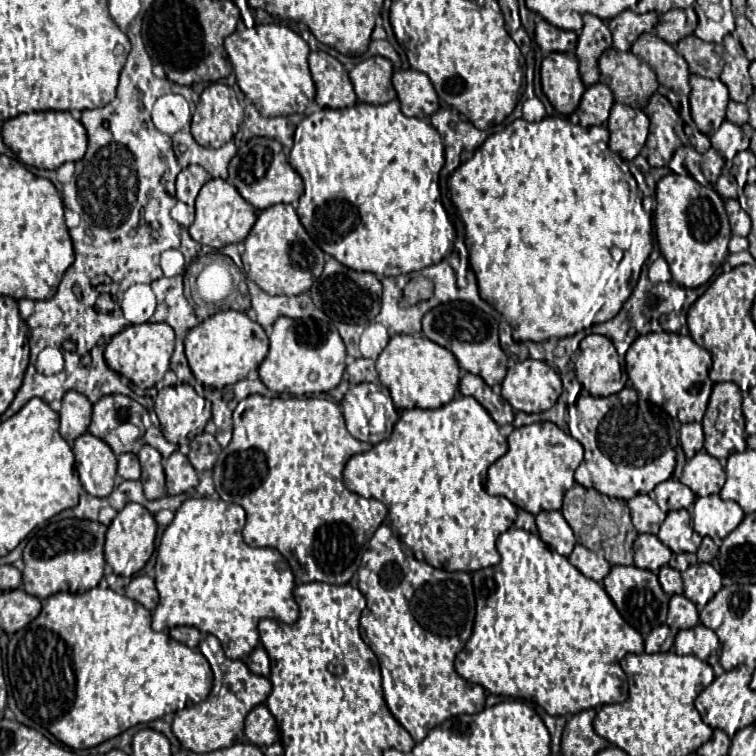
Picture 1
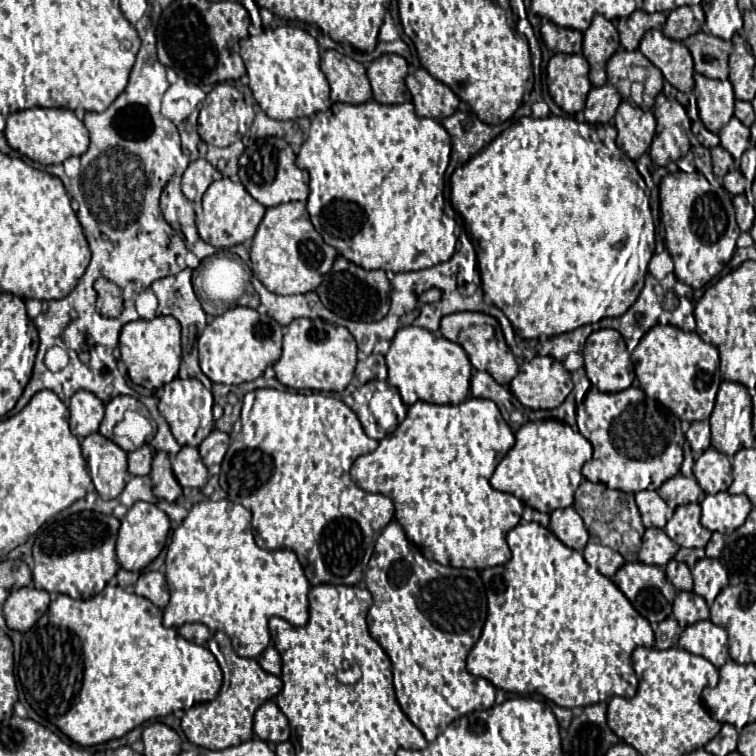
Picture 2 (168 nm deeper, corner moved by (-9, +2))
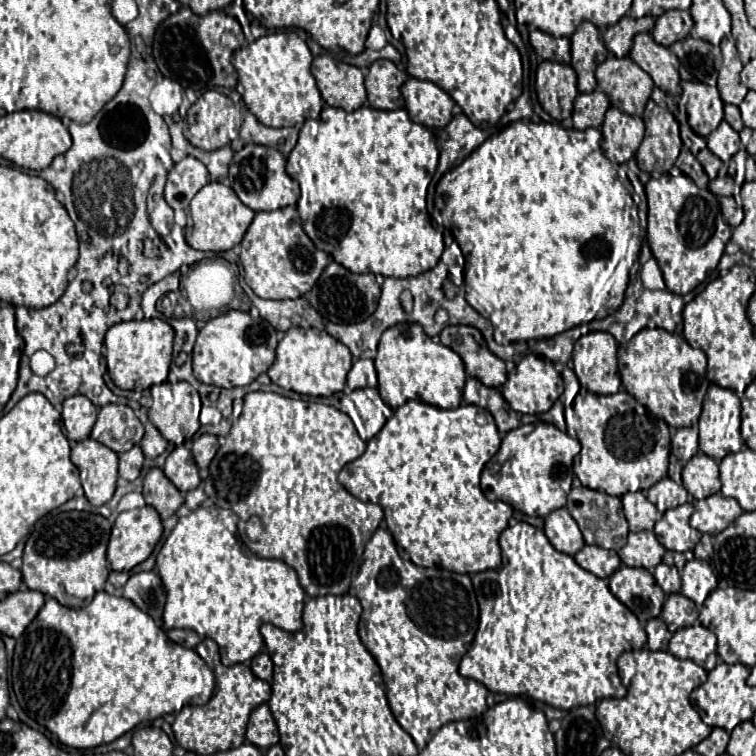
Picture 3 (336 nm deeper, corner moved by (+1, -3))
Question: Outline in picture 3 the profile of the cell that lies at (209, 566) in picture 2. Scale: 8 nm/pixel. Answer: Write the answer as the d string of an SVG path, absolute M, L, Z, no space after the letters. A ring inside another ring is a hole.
M197 507L191 515L181 517L171 535L165 539L161 551L157 553L157 569L167 591L167 603L163 611L163 629L183 627L193 629L201 637L211 637L219 645L221 663L237 665L253 659L261 647L263 637L259 627L271 623L283 631L301 631L303 621L303 601L305 591L299 585L295 571L281 559L263 559L251 553L237 537L237 515L229 509L217 507Z

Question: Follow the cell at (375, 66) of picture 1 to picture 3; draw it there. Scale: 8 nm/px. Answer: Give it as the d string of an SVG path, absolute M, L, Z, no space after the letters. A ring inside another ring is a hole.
M387 59L375 61L365 75L369 105L373 109L401 109L405 101L399 89L405 81L407 81L407 75L399 71L393 61L387 61Z

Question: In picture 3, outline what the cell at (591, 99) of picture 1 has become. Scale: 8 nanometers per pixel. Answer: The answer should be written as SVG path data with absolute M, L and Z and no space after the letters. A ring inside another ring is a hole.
M595 89L593 93L579 93L573 107L573 127L575 129L601 127L607 109L609 99L603 91Z

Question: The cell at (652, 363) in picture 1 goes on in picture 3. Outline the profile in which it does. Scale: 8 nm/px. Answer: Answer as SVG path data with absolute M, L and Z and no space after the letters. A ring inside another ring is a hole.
M665 329L639 331L619 355L619 373L623 373L621 383L625 385L627 393L631 393L655 417L665 419L670 427L697 425L701 403L709 388L705 369L705 353L701 349L693 349L683 337Z

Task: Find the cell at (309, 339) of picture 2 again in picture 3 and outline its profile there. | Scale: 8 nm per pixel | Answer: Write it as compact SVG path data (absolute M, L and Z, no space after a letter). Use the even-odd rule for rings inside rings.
M291 327L285 337L277 345L277 359L269 367L267 375L271 381L287 391L295 391L299 395L309 397L329 397L337 391L343 391L347 371L351 369L351 353L349 349L331 337L323 329L303 329L303 327Z

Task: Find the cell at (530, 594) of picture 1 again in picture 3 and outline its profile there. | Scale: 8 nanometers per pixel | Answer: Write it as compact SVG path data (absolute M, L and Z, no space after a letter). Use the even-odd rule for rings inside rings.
M529 523L509 525L499 537L499 545L501 545L501 551L503 551L503 565L499 569L491 569L491 571L483 571L483 573L473 575L475 591L477 591L477 603L479 603L479 627L477 627L475 641L473 641L471 649L461 659L459 673L463 677L471 677L471 679L483 683L493 693L537 699L541 703L547 703L547 705L563 709L563 711L573 709L573 707L583 707L583 705L589 705L589 703L597 703L605 697L625 697L627 689L623 687L623 683L619 679L617 659L619 659L621 653L631 651L631 649L641 649L647 643L647 635L645 635L645 629L639 625L639 619L609 591L609 585L607 585L605 579L599 579L593 573L581 569L571 555L565 555L565 553L559 553L557 549L553 549L553 545L545 537L545 533L535 529L533 525L529 525Z

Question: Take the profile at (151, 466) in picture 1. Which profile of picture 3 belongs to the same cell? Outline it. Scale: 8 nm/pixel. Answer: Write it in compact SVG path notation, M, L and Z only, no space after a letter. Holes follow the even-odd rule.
M159 467L149 469L149 473L143 479L143 497L147 505L151 505L161 519L167 519L175 515L179 505L183 505L183 495L179 489L165 477L165 473Z

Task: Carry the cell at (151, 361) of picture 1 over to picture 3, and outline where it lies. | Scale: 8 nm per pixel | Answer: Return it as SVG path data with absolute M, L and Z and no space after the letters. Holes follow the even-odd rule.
M143 319L113 325L105 335L107 371L119 389L145 391L165 383L173 356L173 327L163 319Z

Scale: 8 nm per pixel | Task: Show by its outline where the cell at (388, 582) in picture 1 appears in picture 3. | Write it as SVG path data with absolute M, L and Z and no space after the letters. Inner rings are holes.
M379 527L365 545L361 569L352 579L349 592L361 601L363 615L359 621L359 637L381 667L391 711L397 723L413 737L419 749L423 749L445 723L481 717L487 711L488 689L475 679L459 675L457 671L461 657L473 643L479 619L477 599L469 575L459 575L445 569L417 567L411 561L405 561L397 551L393 535Z

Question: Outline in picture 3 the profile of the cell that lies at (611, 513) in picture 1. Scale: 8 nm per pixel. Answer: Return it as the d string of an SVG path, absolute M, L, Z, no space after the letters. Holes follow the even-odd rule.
M573 487L567 495L565 509L577 521L587 545L597 545L597 547L611 549L611 551L619 551L625 547L629 529L627 529L623 505L621 505L619 497L611 497L611 495L605 495L601 491L593 491L587 487Z

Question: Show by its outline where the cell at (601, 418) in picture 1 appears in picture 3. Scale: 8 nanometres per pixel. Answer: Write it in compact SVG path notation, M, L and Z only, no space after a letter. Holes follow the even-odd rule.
M566 366L561 375L564 392L560 401L564 407L566 431L581 443L581 453L575 457L572 467L581 485L621 497L629 491L647 491L661 481L667 475L671 449L667 423L657 423L655 417L651 417L651 423L637 423L637 401L627 391L593 395L581 389L577 376L569 367Z

